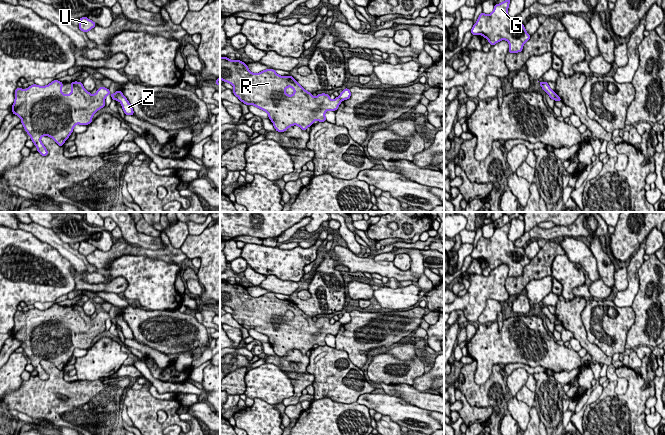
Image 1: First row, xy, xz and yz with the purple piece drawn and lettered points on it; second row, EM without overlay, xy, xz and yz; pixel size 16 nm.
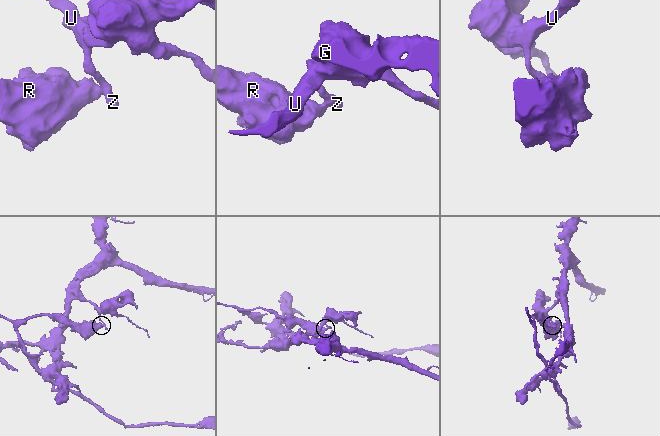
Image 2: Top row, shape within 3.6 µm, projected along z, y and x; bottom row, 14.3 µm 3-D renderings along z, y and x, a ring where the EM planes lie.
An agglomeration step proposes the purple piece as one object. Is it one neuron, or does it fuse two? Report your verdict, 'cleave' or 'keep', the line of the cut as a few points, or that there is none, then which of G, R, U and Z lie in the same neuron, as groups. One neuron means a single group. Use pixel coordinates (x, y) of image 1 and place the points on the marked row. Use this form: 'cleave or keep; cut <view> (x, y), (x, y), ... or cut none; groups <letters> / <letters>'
cleave; cut xz (338, 97), (341, 100); groups G U Z / R

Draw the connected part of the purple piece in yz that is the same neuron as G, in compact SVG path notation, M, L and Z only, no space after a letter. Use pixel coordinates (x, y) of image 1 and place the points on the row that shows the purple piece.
M511 0L495 4L491 14L479 15L477 22L470 32L472 35L482 35L488 39L491 46L501 40L509 43L509 53L518 53L523 50L523 45L530 39L523 23L517 23L508 15Z

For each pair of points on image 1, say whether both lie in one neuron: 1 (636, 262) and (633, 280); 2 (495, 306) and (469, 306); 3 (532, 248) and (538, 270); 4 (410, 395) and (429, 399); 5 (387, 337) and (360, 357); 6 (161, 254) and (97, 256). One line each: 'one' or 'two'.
1: one
2: two
3: two
4: one
5: one
6: one

